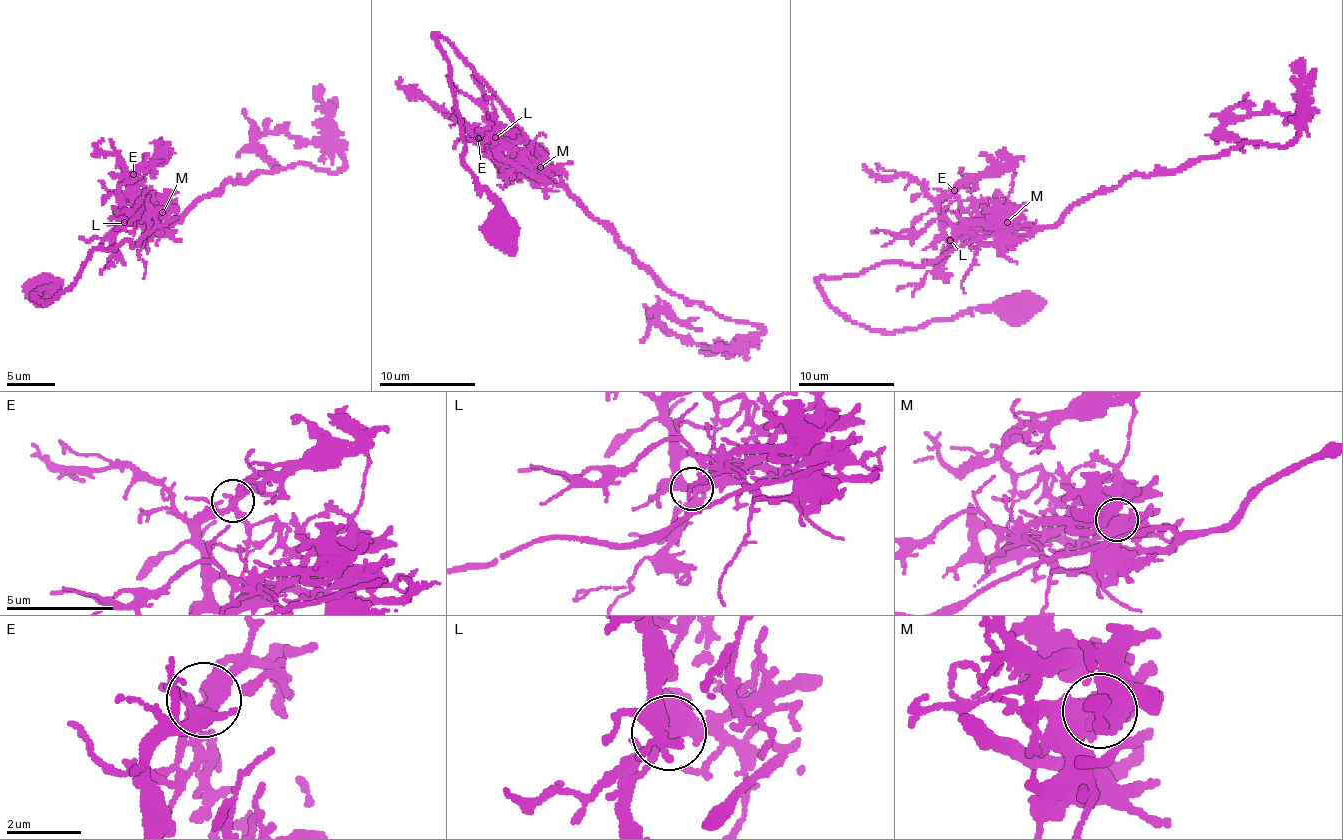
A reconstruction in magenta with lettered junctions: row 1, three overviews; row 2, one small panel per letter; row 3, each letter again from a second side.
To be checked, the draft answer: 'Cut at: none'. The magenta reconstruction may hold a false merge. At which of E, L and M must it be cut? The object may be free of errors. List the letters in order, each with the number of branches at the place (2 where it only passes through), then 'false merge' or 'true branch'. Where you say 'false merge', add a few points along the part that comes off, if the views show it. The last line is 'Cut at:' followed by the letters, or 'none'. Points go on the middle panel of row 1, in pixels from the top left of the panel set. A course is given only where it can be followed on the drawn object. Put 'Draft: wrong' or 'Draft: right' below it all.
E: branches 5; true branch
L: branches 5; true branch
M: branches 4; true branch
Cut at: none
Draft: right

